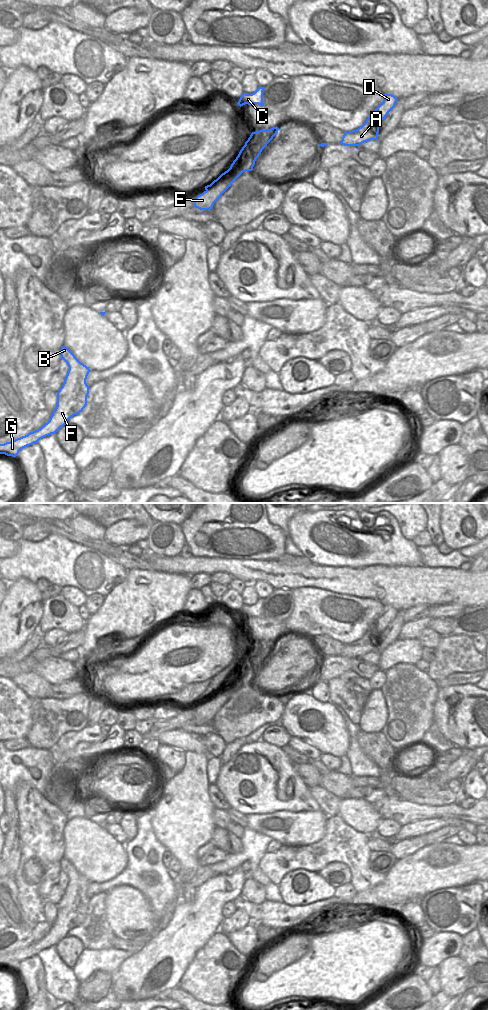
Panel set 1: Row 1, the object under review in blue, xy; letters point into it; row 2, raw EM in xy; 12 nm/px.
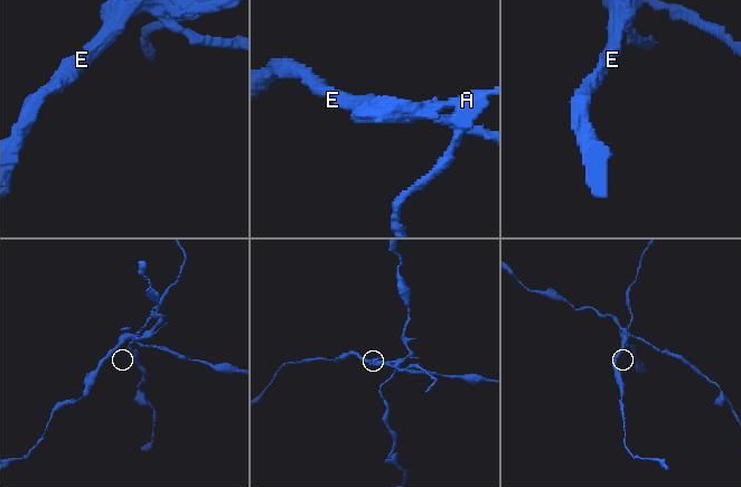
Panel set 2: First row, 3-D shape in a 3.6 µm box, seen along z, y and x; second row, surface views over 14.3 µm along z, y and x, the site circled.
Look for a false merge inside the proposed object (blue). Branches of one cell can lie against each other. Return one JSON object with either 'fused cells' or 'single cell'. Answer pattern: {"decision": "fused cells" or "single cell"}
{"decision": "fused cells"}

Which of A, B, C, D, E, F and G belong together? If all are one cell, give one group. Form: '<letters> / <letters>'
A B C E F G / D

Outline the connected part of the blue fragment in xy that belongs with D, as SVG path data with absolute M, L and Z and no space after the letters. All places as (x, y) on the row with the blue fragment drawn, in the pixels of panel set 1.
M384 94L383 102L371 113L371 115L366 119L366 122L373 119L381 122L395 107L397 100L398 99L392 94Z

